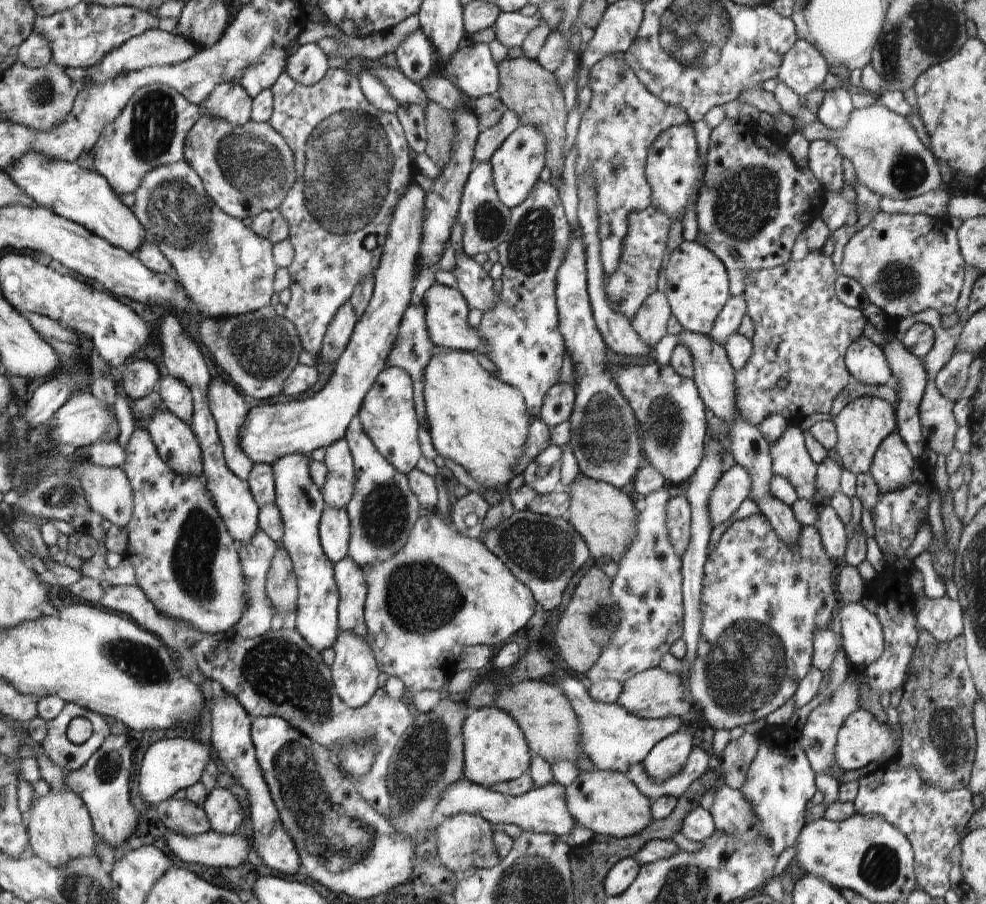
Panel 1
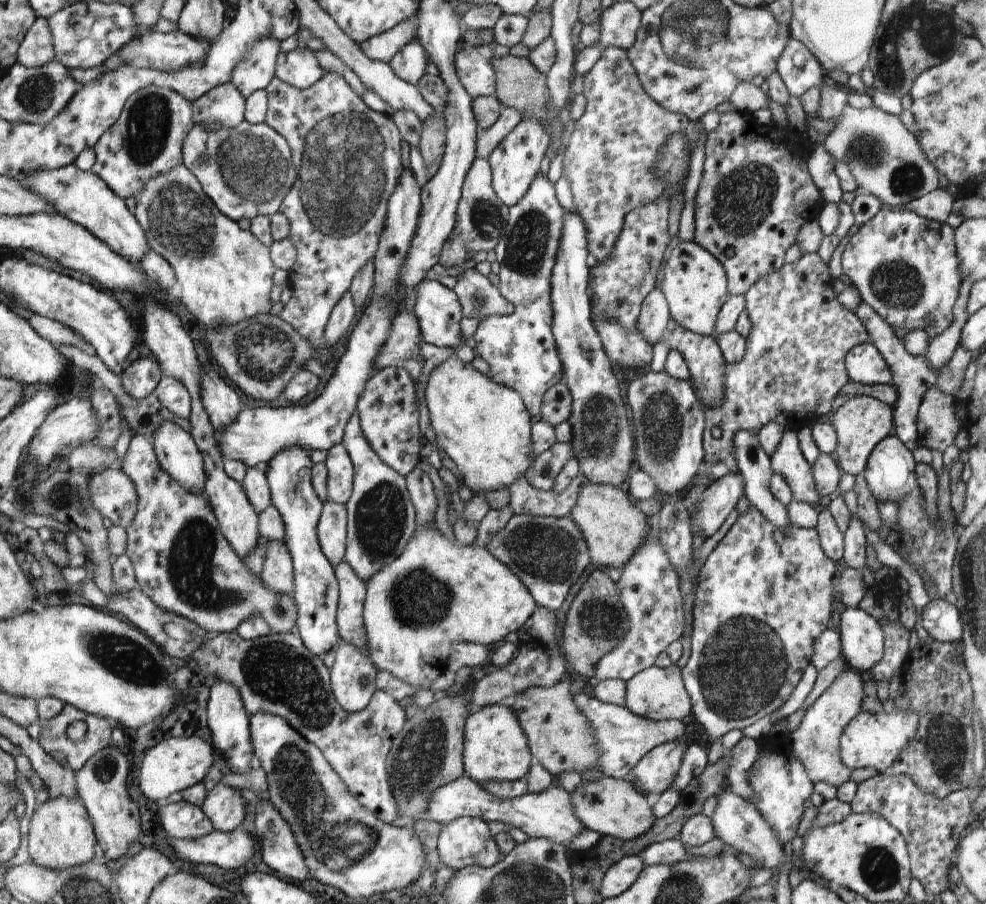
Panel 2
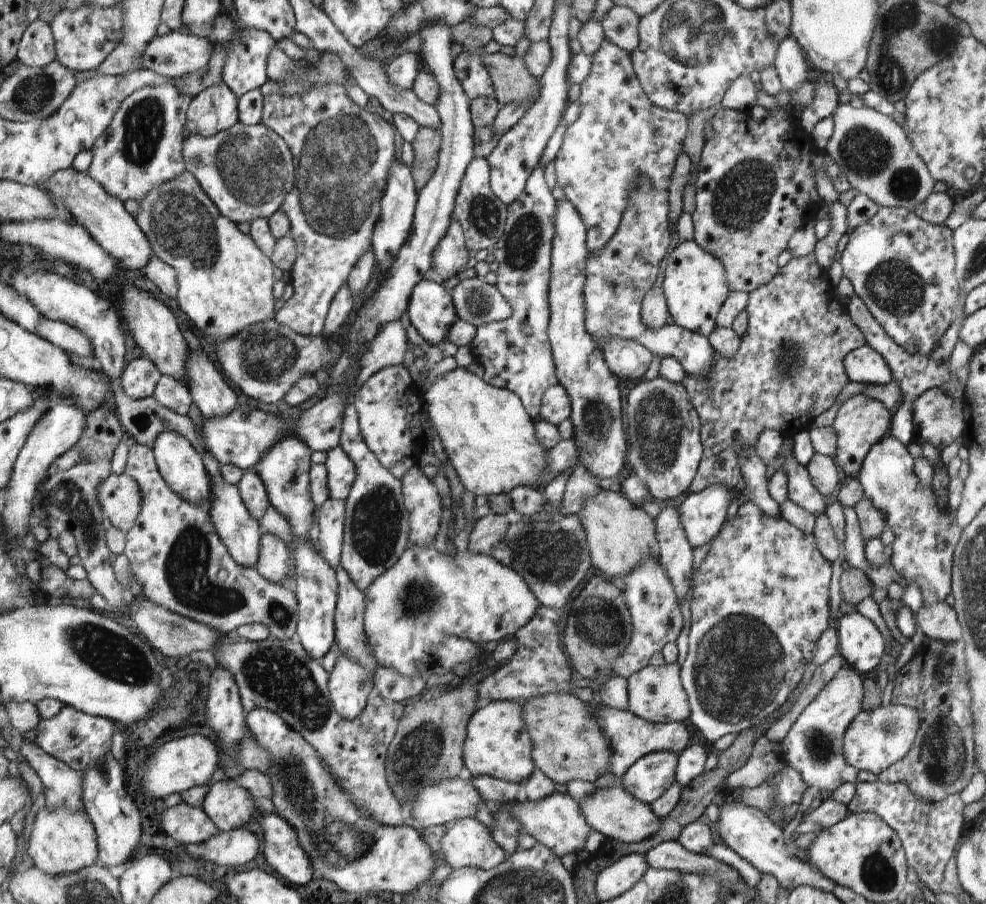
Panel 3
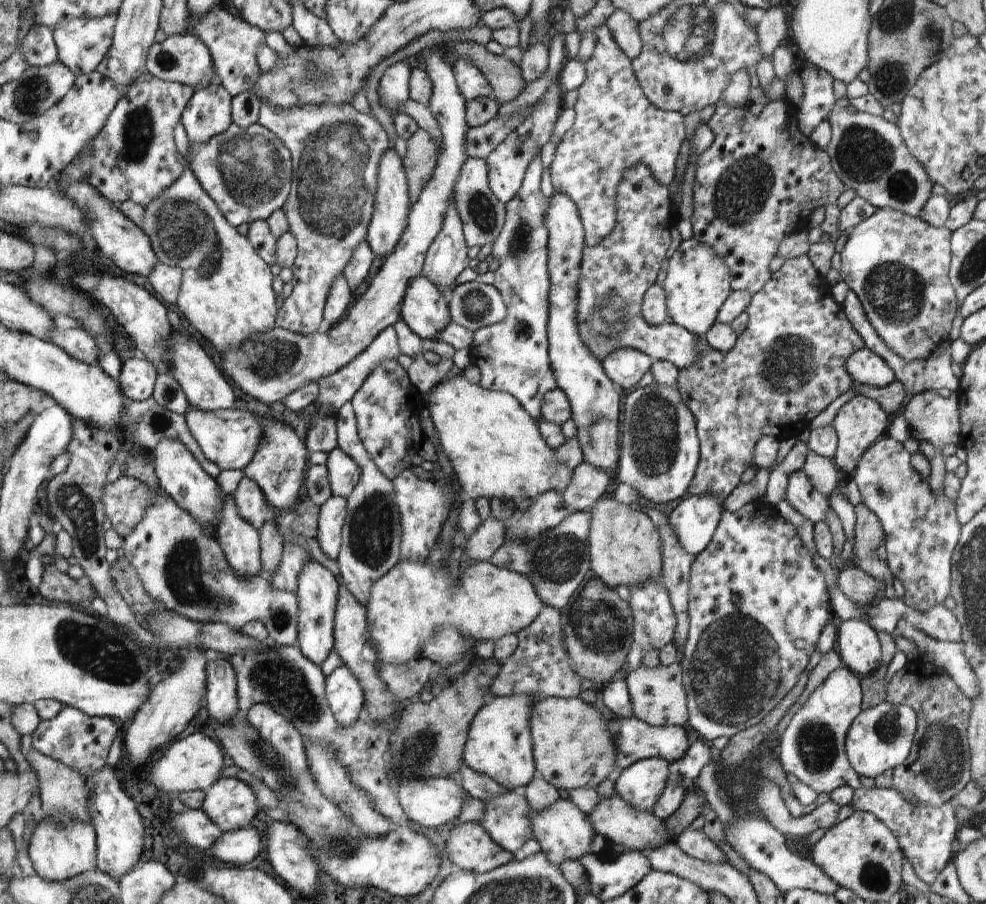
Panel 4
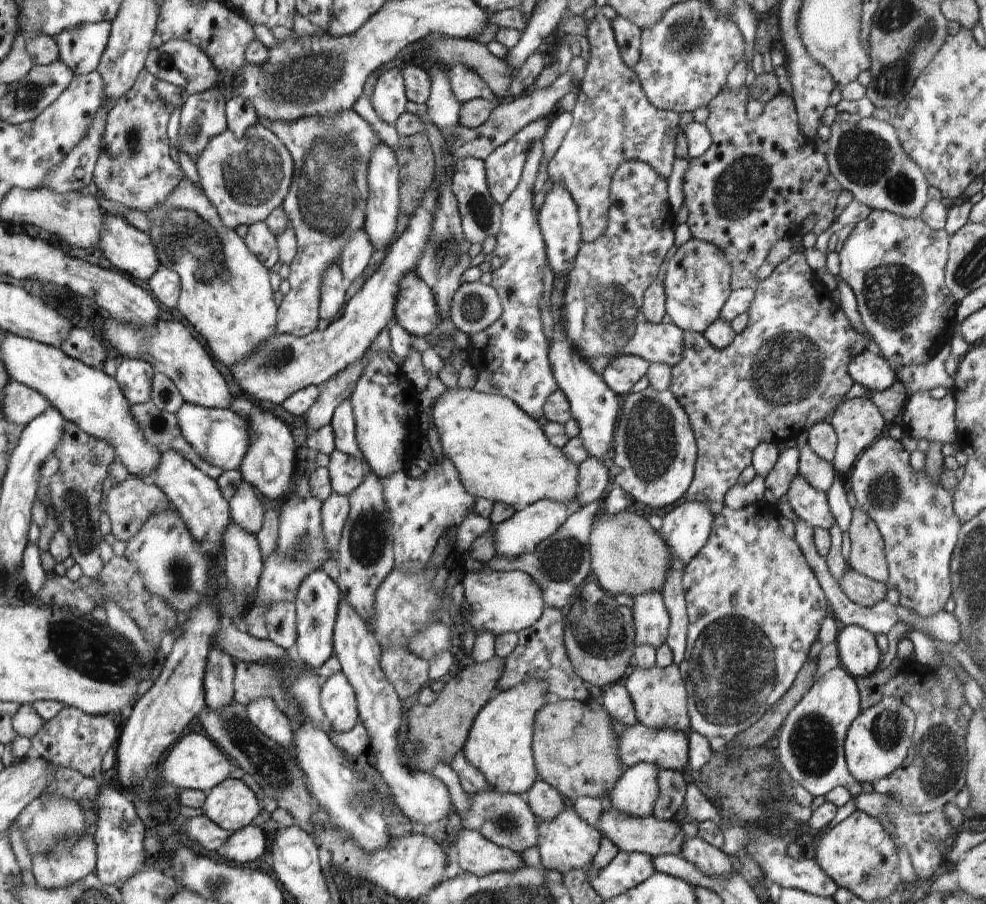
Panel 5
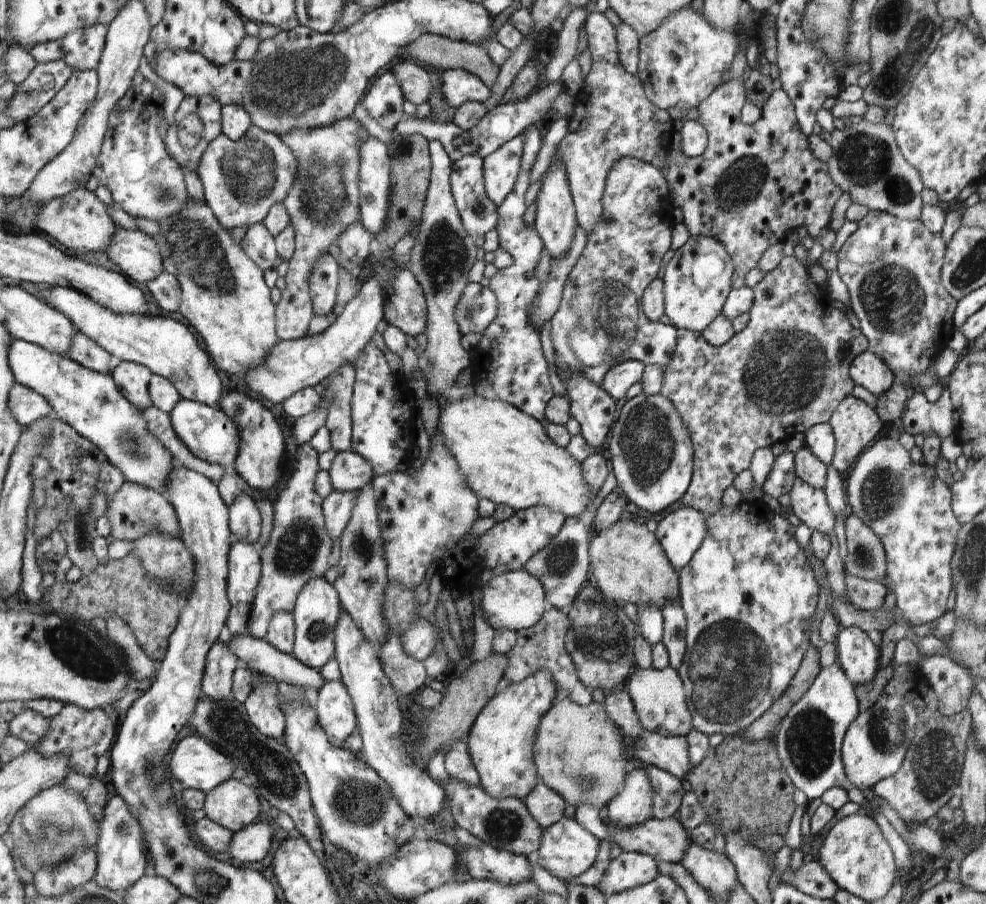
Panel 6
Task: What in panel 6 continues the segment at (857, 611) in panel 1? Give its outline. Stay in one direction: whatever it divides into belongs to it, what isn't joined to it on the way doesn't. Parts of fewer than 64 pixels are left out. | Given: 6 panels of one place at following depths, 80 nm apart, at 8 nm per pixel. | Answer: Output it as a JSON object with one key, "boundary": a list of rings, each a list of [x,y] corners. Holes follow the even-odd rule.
{"boundary":[[[844,627],[835,640],[837,660],[855,686],[868,684],[879,669],[879,649],[866,632],[858,627]]]}

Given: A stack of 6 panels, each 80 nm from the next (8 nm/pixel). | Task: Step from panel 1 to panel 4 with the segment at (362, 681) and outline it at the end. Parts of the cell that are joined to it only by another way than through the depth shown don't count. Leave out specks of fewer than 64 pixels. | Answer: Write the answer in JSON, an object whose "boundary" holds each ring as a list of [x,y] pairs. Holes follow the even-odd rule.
{"boundary":[[[343,664],[328,677],[325,691],[337,721],[343,727],[352,727],[360,718],[365,702],[365,693],[357,677]]]}

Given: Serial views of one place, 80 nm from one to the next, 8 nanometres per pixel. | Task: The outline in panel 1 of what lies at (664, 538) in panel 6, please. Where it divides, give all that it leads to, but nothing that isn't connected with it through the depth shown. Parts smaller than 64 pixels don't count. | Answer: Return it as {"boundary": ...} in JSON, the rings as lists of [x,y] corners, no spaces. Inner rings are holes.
{"boundary":[[[735,464],[724,471],[709,498],[709,516],[713,528],[726,523],[749,496],[751,480],[743,466]]]}

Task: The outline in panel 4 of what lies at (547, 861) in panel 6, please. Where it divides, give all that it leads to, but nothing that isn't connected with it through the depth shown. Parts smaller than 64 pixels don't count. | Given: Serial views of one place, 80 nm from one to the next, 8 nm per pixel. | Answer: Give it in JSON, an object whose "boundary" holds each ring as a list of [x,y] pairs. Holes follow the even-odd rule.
{"boundary":[[[560,798],[550,808],[539,813],[528,810],[527,817],[531,820],[533,838],[540,844],[541,851],[548,857],[550,864],[559,867],[565,861],[583,861],[593,854],[591,844],[596,832],[587,814],[583,813],[571,799]]]}

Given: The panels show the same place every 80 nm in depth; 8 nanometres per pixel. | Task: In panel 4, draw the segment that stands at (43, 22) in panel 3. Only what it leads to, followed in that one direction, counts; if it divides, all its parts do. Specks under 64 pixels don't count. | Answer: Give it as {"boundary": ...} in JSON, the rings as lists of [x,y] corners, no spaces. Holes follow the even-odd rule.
{"boundary":[[[34,24],[30,27],[19,49],[29,66],[45,67],[58,60],[53,32],[42,25]]]}

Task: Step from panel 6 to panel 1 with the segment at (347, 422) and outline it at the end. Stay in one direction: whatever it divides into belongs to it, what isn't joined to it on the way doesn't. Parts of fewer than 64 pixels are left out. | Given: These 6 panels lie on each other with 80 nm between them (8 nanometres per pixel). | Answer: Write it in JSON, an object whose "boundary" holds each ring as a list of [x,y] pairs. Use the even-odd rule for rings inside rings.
{"boundary":[[[354,416],[345,439],[353,453],[357,480],[353,498],[346,508],[349,513],[348,557],[366,572],[371,565],[390,560],[409,540],[414,523],[422,515],[421,505],[409,484],[409,477],[393,467],[366,434],[359,416]]]}

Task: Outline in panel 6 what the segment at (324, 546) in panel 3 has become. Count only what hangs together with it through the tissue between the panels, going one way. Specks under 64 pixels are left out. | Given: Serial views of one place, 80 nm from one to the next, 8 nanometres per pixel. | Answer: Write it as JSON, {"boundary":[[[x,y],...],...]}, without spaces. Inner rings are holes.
{"boundary":[[[333,491],[325,496],[324,511],[327,532],[333,539],[338,539],[344,534],[349,520],[353,516],[353,508],[357,504],[358,491]]]}

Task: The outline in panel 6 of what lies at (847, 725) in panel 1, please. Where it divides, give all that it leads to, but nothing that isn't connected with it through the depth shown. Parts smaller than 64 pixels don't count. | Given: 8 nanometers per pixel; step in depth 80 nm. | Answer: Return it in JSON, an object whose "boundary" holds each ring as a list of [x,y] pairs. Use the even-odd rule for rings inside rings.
{"boundary":[[[883,692],[868,710],[859,712],[850,724],[841,746],[845,775],[851,786],[863,791],[882,779],[892,778],[903,763],[915,735],[917,710],[899,694]]]}

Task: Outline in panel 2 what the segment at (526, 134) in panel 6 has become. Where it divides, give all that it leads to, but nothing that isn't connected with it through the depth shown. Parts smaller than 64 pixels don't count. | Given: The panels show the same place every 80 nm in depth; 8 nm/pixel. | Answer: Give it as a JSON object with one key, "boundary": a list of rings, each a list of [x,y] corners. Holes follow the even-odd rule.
{"boundary":[[[540,172],[530,183],[526,194],[509,208],[509,222],[506,223],[500,242],[494,247],[496,260],[500,265],[497,289],[509,303],[513,304],[513,311],[509,315],[494,315],[481,320],[471,340],[475,354],[490,366],[487,375],[498,384],[521,393],[526,408],[529,408],[536,418],[540,417],[541,407],[544,406],[545,392],[563,379],[562,361],[558,356],[556,341],[551,331],[553,308],[550,292],[550,277],[555,265],[561,232],[562,208],[554,196],[554,186]]]}

